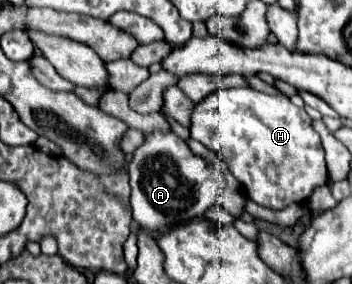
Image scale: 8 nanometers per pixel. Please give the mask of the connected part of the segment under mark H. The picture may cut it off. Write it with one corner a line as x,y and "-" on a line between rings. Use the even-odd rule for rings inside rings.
250,87
218,89
194,107
190,137
212,149
246,189
246,197
262,207
278,211
292,203
306,203
316,187
328,183
328,169
324,163
320,135
312,129
312,119
308,117
308,113
292,105
286,95
268,95

